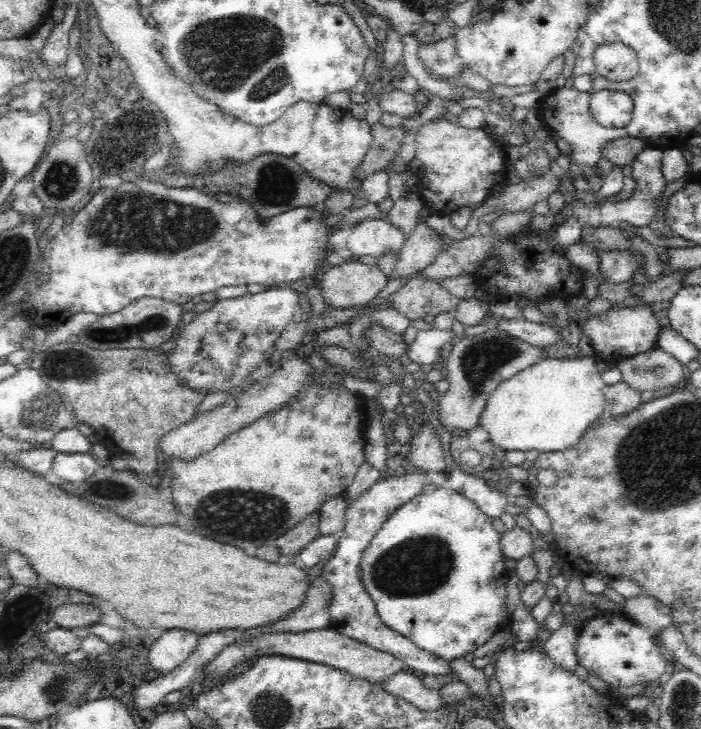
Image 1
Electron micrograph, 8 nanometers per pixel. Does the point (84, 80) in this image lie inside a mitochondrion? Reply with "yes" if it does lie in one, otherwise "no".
no

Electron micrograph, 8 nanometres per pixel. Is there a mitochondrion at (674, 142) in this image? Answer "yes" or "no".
no

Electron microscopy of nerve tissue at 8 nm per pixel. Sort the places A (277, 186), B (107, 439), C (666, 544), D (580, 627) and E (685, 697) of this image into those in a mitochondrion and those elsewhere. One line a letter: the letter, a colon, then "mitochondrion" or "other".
A: mitochondrion
B: other
C: other
D: other
E: mitochondrion

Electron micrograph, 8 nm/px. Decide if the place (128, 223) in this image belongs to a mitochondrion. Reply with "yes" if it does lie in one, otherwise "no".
yes

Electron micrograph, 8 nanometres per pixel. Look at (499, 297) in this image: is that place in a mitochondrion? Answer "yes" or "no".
no

